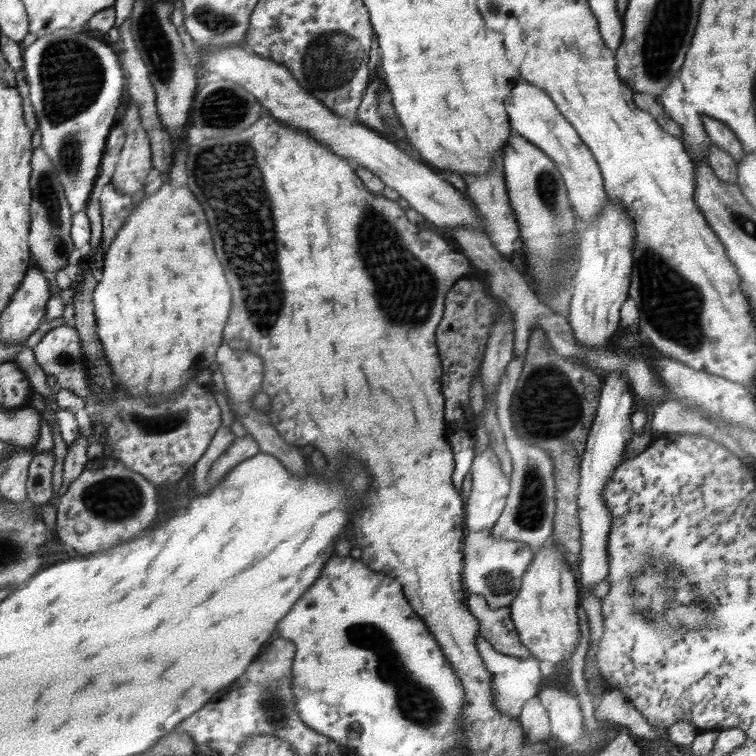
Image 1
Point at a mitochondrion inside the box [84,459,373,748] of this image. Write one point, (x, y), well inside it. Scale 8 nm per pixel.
(272, 704)

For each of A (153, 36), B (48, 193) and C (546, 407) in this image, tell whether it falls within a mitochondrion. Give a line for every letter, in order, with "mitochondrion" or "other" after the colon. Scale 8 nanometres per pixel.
A: mitochondrion
B: mitochondrion
C: mitochondrion

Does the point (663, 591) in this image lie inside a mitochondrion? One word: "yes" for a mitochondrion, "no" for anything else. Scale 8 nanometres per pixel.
yes

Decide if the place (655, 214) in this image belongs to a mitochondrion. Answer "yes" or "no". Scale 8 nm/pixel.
no

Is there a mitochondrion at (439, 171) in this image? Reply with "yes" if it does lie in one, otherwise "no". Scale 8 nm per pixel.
no

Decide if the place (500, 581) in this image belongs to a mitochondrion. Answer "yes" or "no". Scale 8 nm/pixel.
yes

